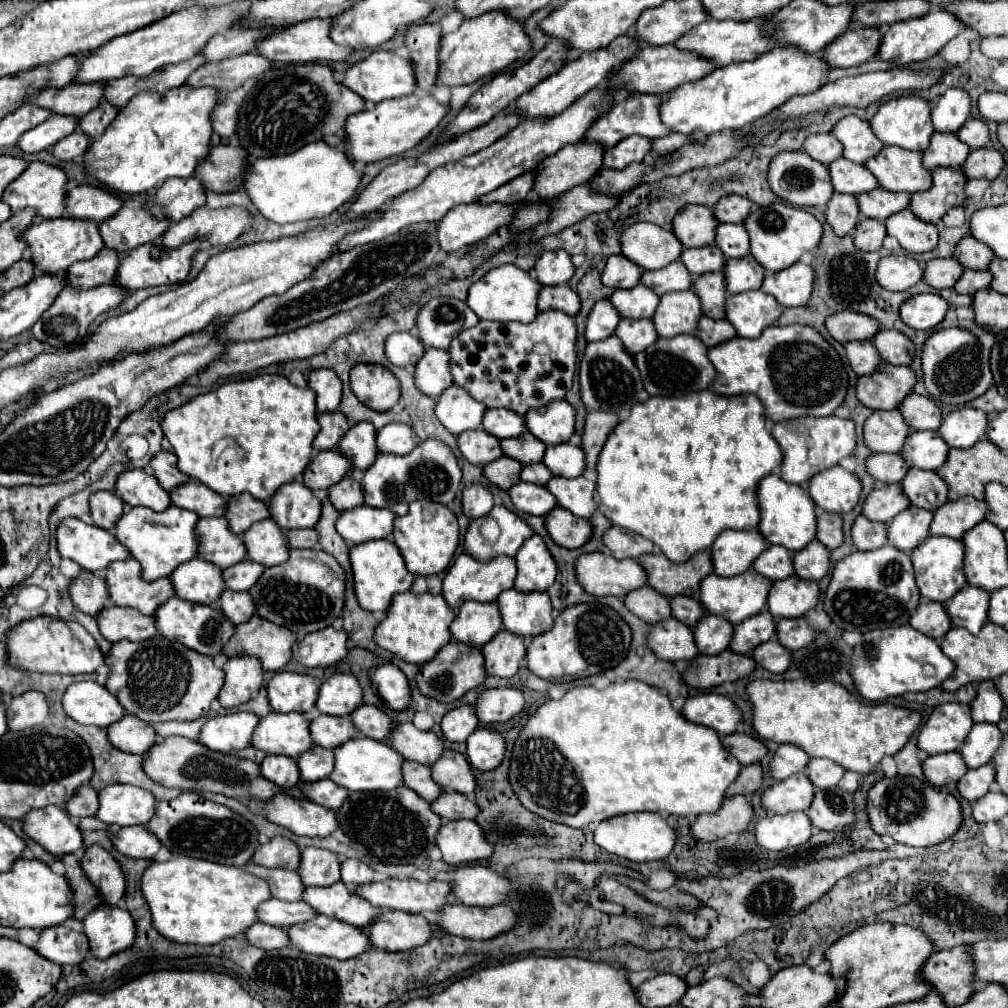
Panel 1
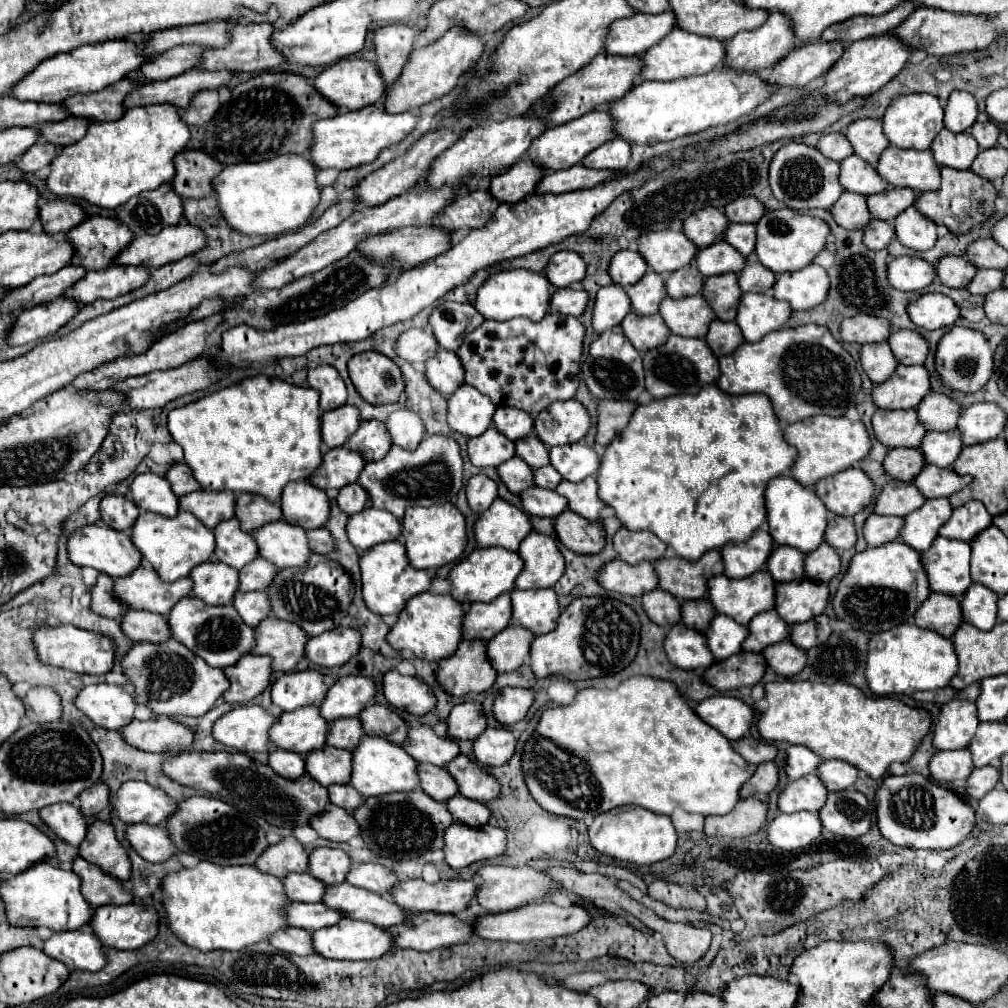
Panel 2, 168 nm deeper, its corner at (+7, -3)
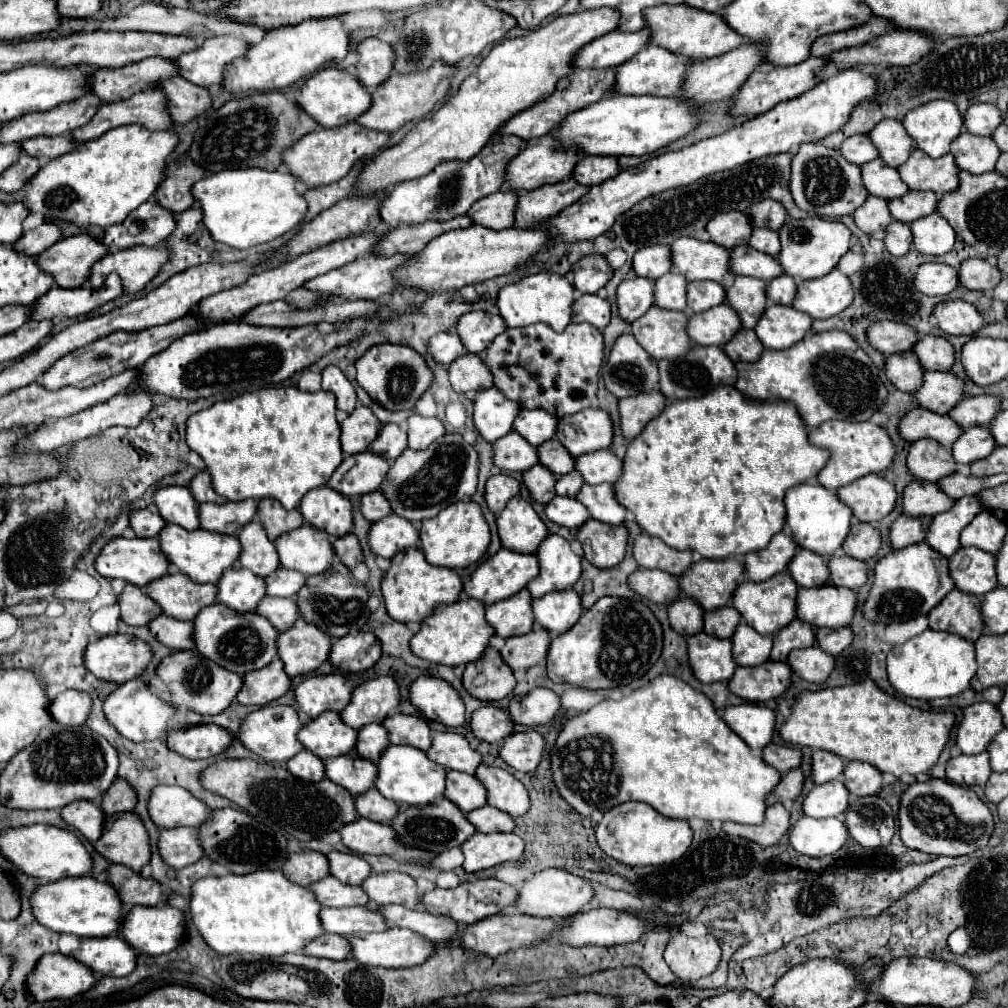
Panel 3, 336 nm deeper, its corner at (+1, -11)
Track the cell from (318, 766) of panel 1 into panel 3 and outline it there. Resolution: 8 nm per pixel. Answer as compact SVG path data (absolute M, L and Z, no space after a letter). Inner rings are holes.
M342 755L338 759L326 761L326 779L350 789L350 793L354 795L360 795L372 789L376 773L378 773L376 765L362 757Z

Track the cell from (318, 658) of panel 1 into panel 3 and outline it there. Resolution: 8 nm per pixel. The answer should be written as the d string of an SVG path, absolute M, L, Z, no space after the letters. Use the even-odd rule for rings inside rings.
M372 633L346 635L336 639L330 649L328 661L344 673L360 673L370 669L380 659L380 643Z

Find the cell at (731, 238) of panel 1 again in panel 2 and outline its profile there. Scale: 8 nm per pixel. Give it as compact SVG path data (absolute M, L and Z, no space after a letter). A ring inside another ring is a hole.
M732 223L726 231L726 241L748 257L756 247L756 225L754 223Z

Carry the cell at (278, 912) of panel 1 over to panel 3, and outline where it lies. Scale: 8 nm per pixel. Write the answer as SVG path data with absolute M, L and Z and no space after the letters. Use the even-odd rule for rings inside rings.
M362 905L356 907L324 907L320 913L320 921L326 933L350 935L350 933L374 933L384 931L384 919L378 911L366 909Z

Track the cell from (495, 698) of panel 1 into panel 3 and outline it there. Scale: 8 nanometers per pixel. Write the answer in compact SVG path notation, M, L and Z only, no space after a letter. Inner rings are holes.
M532 689L524 697L514 697L510 701L510 717L520 725L542 725L550 721L560 709L560 697L550 689Z

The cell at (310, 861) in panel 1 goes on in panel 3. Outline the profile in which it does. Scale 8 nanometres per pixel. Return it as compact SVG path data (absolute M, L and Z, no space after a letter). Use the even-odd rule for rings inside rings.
M332 851L326 855L330 863L330 875L338 877L338 881L346 881L348 885L360 885L370 873L370 865L352 853Z

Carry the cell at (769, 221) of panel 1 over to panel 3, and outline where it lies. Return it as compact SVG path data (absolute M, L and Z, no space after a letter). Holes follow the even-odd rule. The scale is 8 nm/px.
M820 217L786 219L786 225L778 229L778 237L782 249L776 255L776 259L782 265L782 271L790 277L800 277L800 279L816 279L830 273L850 247L850 229L838 221L820 219Z

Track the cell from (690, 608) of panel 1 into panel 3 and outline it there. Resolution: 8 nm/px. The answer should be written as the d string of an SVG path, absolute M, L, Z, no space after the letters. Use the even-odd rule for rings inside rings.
M724 605L714 611L704 611L704 633L710 633L712 637L732 637L738 623L740 615L732 605Z

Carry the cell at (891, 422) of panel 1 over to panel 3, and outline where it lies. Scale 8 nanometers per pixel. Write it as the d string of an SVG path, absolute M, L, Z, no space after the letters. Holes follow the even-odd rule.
M916 407L902 417L898 423L898 433L906 443L914 443L918 439L934 439L950 449L952 443L960 437L962 429L948 415L938 415Z

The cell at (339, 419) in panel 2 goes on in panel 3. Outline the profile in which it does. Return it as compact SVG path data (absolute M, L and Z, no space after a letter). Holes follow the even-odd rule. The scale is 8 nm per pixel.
M358 405L354 413L350 413L340 423L340 429L342 429L340 443L342 443L344 455L356 455L366 451L368 445L376 439L380 427L382 423L374 417L374 413L368 407Z

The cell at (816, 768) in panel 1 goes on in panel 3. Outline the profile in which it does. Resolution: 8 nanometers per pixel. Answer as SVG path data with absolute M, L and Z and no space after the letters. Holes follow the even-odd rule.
M862 761L846 763L844 781L846 781L846 789L852 795L876 795L882 787L880 771Z

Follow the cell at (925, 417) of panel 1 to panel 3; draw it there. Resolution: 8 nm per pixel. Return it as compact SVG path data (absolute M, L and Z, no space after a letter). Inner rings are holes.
M980 395L980 397L964 397L954 409L950 409L948 417L954 417L958 425L964 429L970 429L974 425L988 425L994 415L1000 411L1000 403L992 395Z

